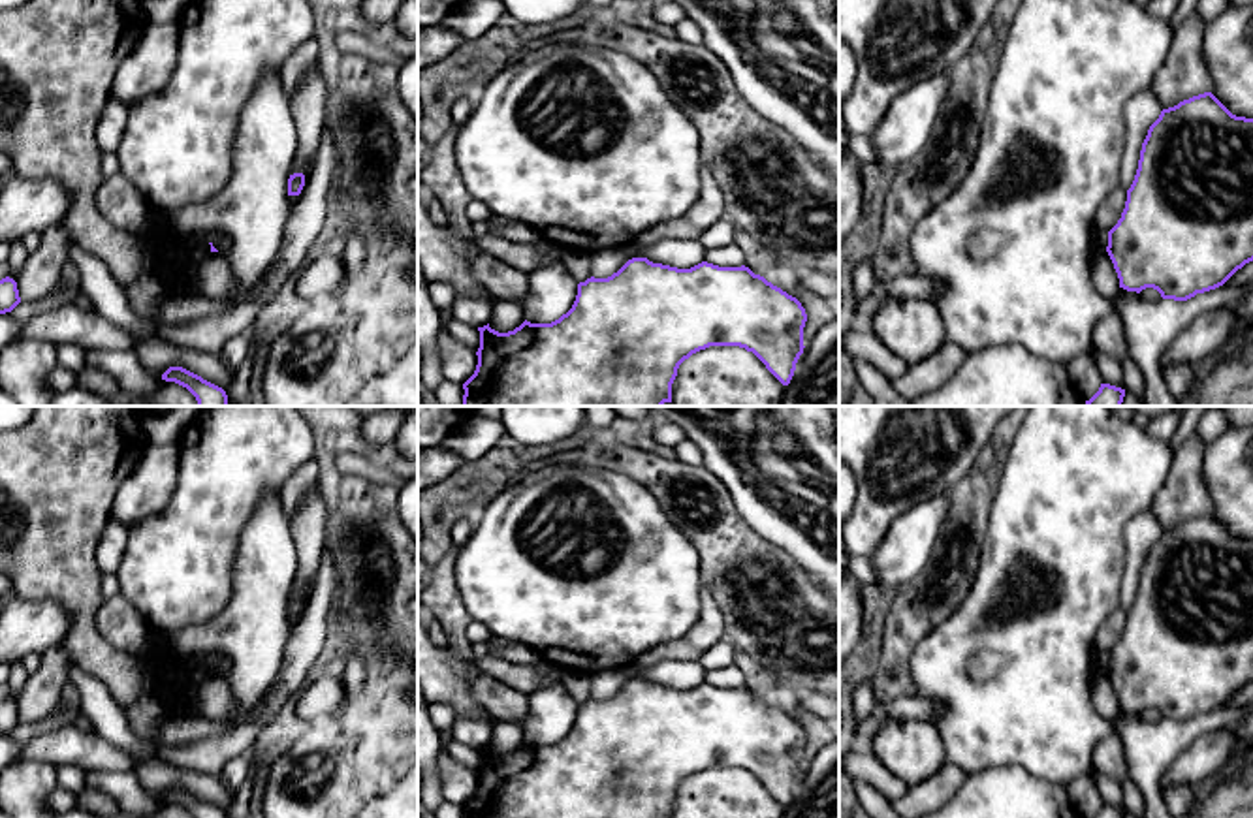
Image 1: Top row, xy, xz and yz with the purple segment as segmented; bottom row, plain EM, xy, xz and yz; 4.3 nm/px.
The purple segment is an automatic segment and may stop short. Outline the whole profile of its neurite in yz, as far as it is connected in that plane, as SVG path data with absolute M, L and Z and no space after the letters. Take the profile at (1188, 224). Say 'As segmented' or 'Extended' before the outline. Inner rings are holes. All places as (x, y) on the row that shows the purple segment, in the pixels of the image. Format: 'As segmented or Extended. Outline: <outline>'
As segmented. Outline: M1212 92L1163 109L1142 143L1106 252L1119 288L1153 288L1174 301L1215 290L1253 261L1253 118L1232 115Z

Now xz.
As segmented. Outline: M628 260L608 278L578 284L572 308L551 323L523 322L508 333L478 327L480 348L474 374L463 384L463 406L662 406L672 402L672 384L679 365L709 346L739 346L753 352L766 369L788 385L803 354L807 322L801 303L754 275L749 267L719 267L702 261L690 269Z

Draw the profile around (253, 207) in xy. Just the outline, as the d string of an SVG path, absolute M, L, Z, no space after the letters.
M265 75L241 111L228 184L209 201L188 205L173 220L173 229L184 243L209 239L214 233L231 237L226 258L235 276L235 288L226 299L233 305L246 301L248 291L260 282L280 248L290 214L288 179L295 149L295 120L280 75Z

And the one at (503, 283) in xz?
M472 244L470 269L474 276L487 288L493 299L512 299L525 303L529 295L529 273L489 256Z

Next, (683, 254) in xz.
M662 239L647 246L630 243L591 254L591 276L608 278L632 258L647 258L653 263L690 269L706 261L706 252L700 241Z

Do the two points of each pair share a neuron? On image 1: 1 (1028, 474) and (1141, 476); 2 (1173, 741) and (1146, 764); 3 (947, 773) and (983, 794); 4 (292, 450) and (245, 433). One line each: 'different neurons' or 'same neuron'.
1: same neuron
2: same neuron
3: different neurons
4: same neuron

